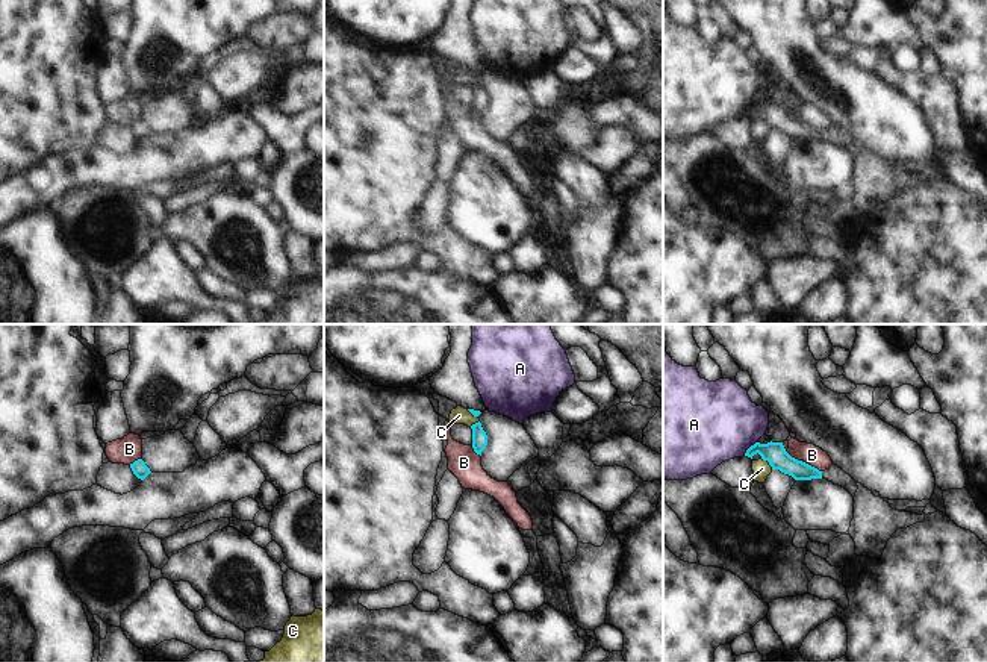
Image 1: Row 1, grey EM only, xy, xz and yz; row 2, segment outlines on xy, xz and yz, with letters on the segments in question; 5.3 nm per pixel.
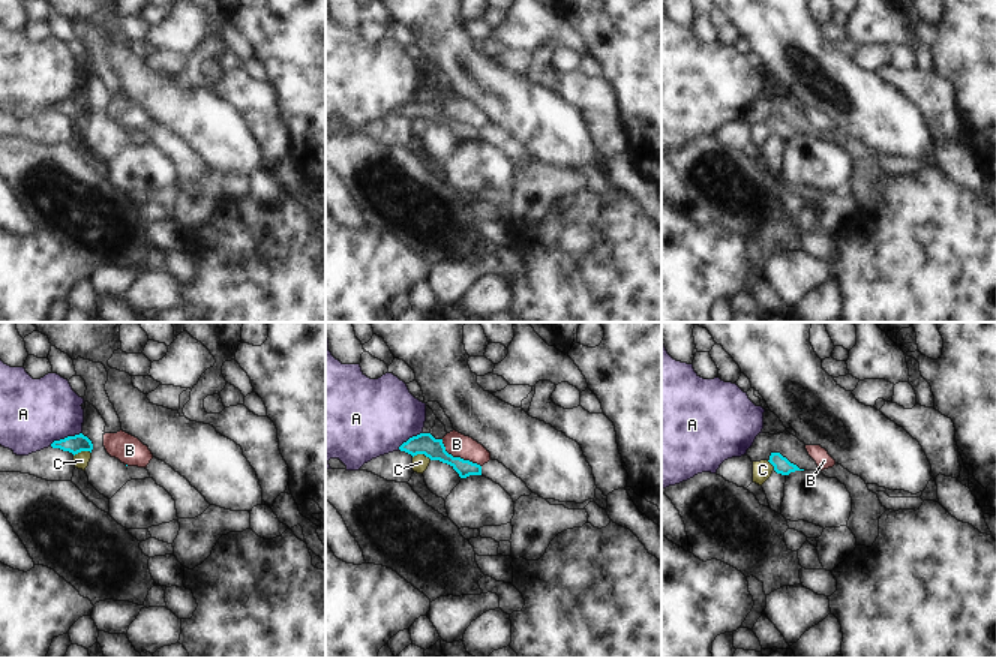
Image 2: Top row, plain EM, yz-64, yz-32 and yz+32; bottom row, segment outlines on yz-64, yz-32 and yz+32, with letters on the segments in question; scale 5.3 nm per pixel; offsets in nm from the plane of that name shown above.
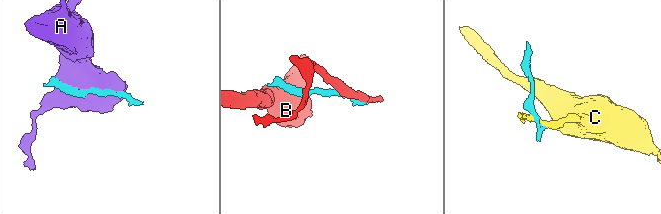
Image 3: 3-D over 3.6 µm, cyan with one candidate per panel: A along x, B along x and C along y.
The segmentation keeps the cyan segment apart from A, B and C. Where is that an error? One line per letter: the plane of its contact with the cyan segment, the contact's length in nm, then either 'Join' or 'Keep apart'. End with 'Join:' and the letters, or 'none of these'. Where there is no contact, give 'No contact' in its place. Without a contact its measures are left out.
A: Touches cyan in yz. Shared border 100 nm. Keep apart
B: Touches cyan in yz. Shared border 110 nm. Keep apart
C: Touches cyan in yz. Shared border 90 nm. Keep apart
Join: none of these

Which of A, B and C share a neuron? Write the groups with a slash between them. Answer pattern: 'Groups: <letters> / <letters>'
Groups: A / B / C

